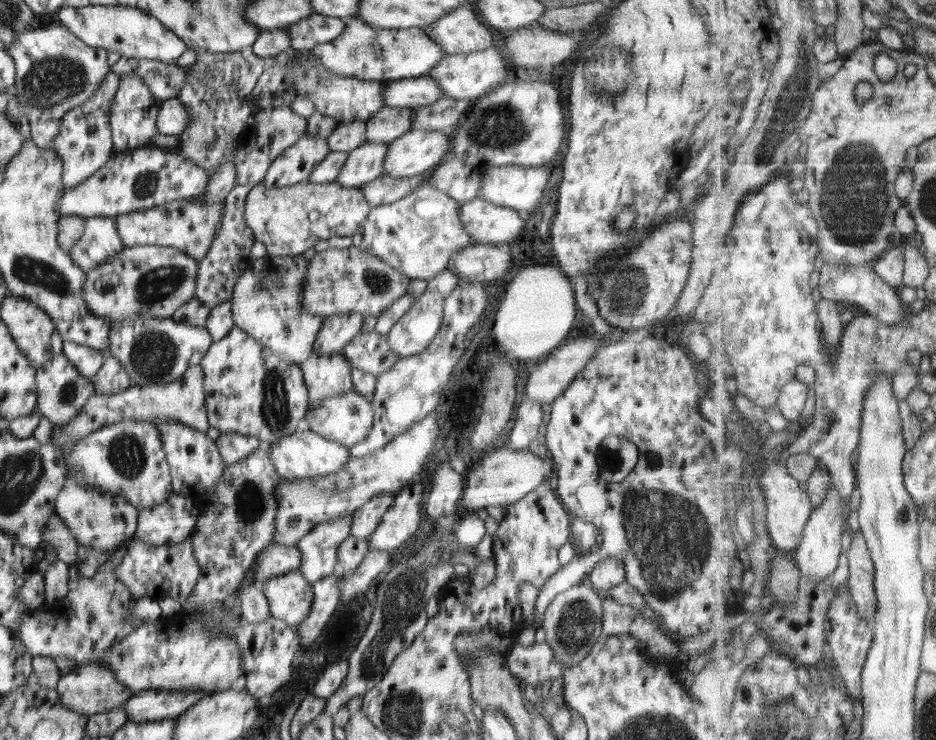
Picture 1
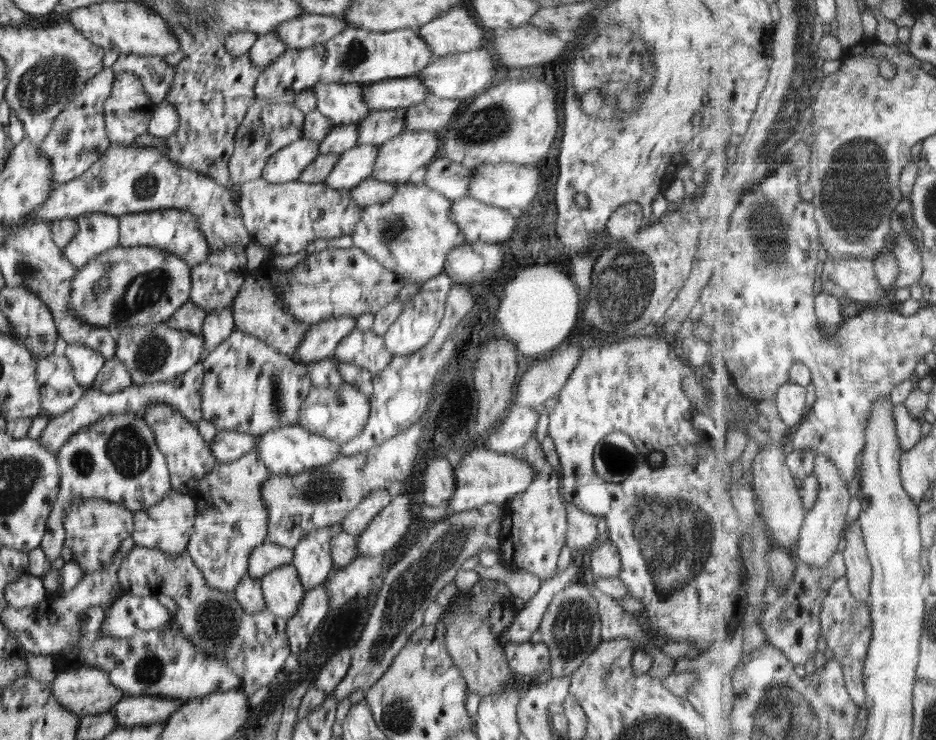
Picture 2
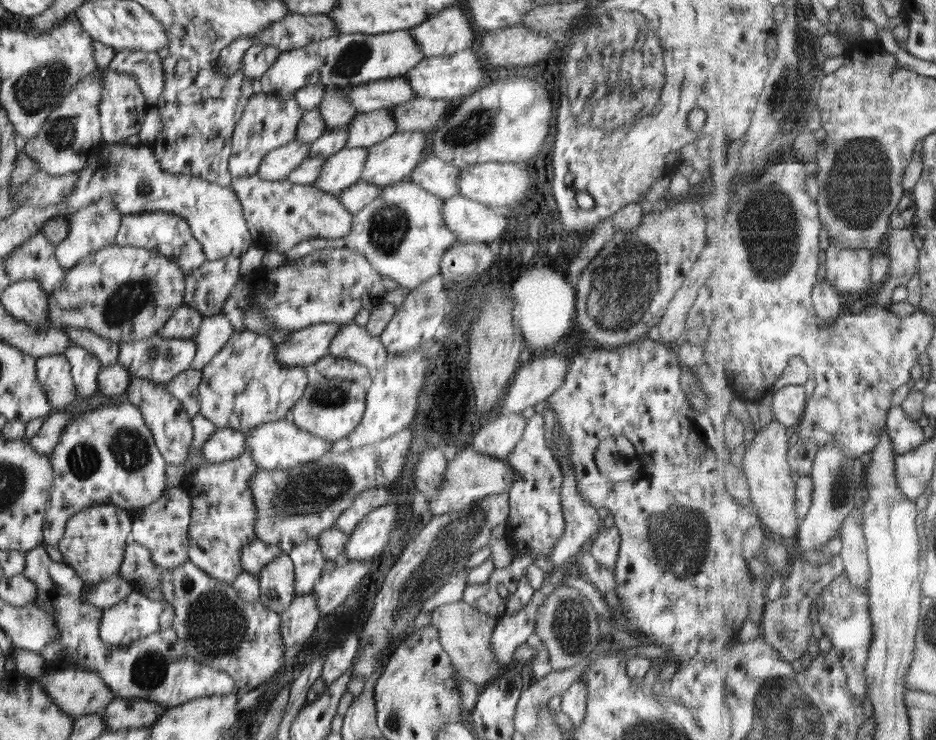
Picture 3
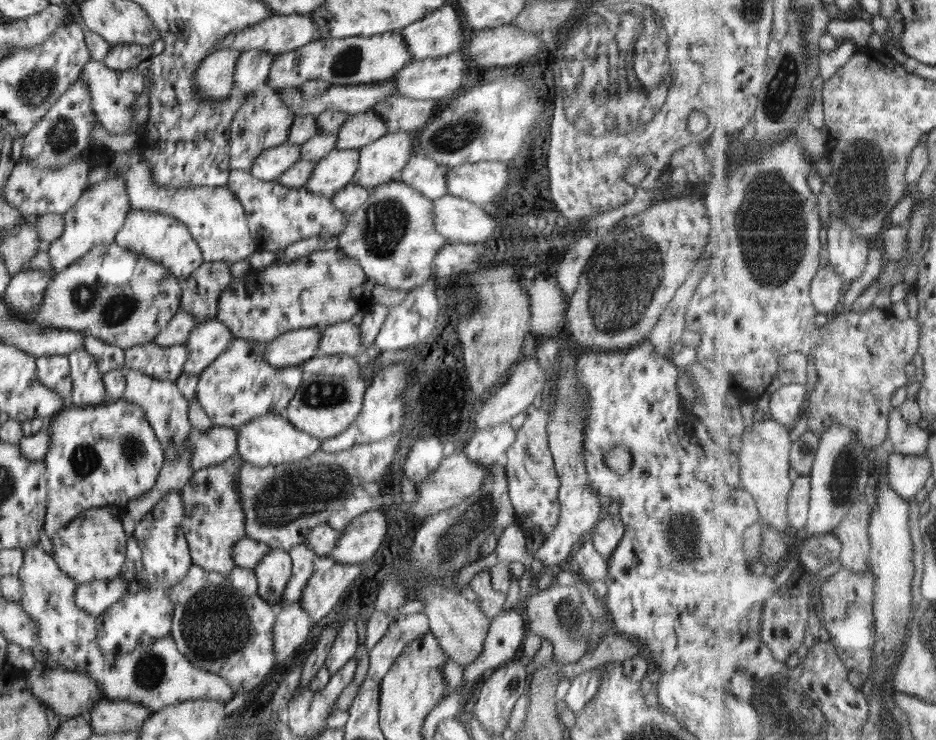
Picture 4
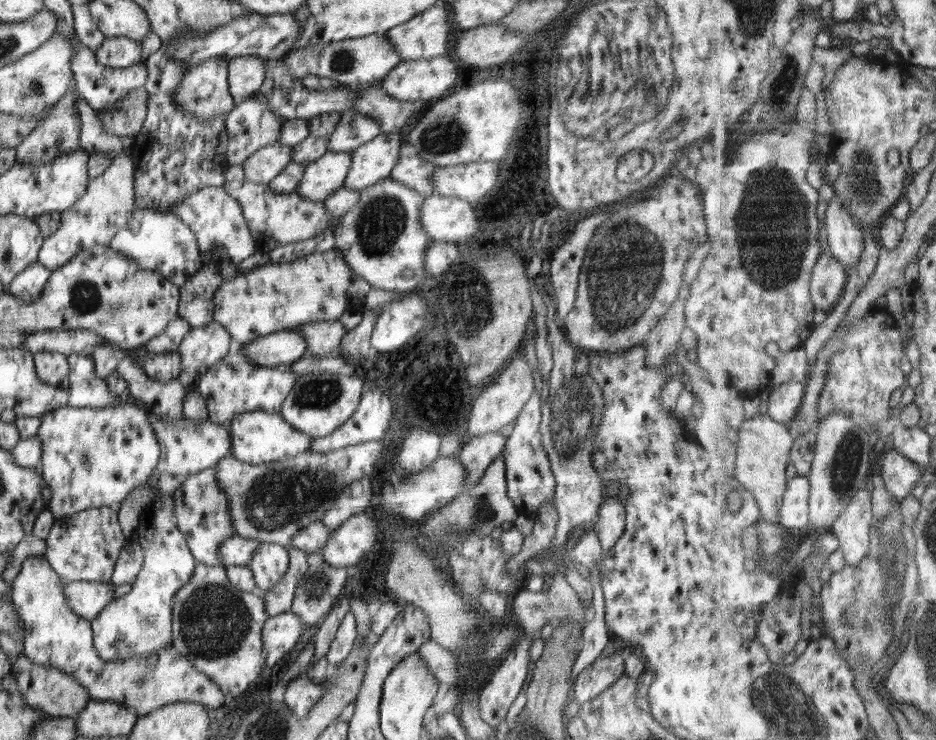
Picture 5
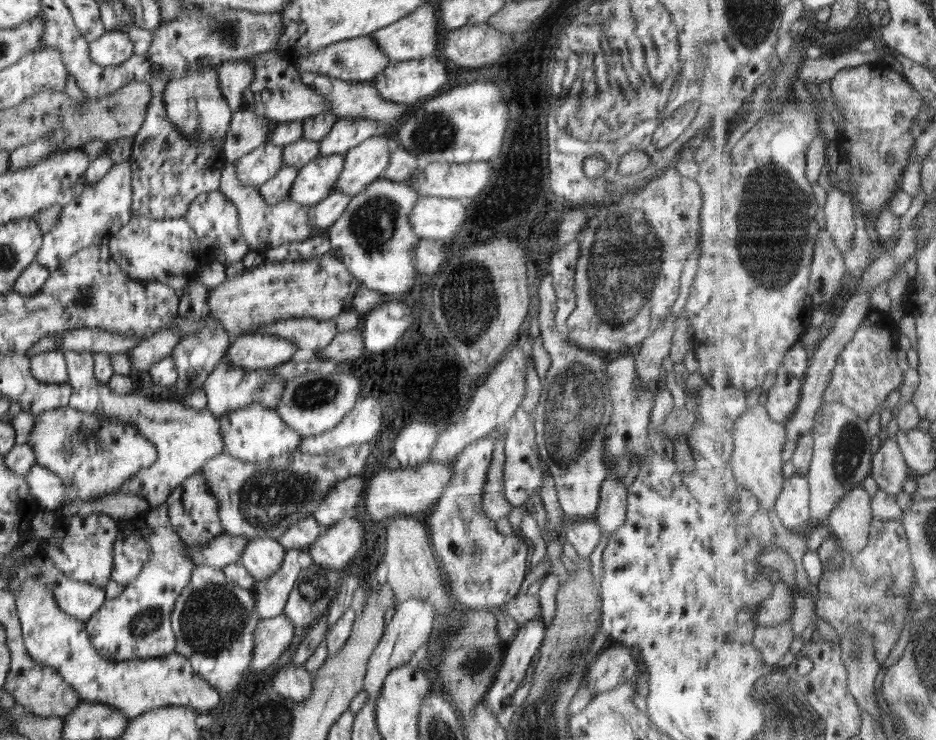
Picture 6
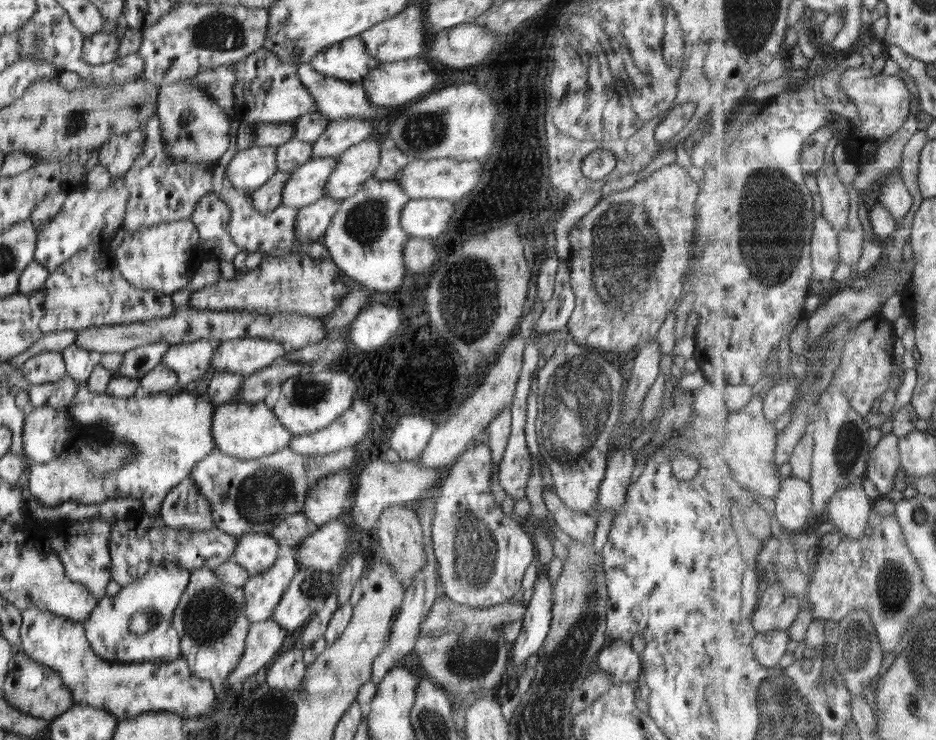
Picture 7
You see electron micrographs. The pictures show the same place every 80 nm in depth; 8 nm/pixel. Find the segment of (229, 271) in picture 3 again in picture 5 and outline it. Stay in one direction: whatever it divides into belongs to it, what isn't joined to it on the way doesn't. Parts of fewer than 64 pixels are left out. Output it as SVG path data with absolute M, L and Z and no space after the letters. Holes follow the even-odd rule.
M216 263L202 266L184 286L179 288L178 312L191 328L206 325L213 321L215 292L222 285L222 278L216 270Z

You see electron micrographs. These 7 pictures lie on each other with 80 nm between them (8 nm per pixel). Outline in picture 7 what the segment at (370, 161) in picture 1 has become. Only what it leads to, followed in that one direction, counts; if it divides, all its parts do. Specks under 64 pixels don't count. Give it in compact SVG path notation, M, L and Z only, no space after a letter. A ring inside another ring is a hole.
M311 158L291 172L291 177L283 188L281 204L304 208L320 200L325 195L328 178L334 172L337 158Z

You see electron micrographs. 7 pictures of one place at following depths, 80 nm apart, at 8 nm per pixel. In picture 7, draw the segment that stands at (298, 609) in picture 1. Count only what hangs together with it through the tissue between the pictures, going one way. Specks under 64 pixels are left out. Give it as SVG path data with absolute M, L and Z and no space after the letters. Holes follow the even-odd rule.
M240 535L231 560L243 566L250 576L254 576L272 568L278 558L278 545L271 535Z

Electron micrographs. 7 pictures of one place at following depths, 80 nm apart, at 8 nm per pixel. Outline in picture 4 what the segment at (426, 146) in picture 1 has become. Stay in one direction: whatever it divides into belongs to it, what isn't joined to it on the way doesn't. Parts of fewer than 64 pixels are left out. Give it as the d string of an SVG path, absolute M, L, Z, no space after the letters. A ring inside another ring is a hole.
M407 131L386 133L382 138L359 149L360 162L351 182L374 188L398 180L412 154L418 152L416 136Z

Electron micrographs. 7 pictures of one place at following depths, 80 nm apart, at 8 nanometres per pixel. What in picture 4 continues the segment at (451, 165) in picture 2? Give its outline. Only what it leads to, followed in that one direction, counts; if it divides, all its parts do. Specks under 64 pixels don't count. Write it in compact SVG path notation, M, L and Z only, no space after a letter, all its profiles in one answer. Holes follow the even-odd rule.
M419 152L412 154L398 180L413 186L428 198L436 199L448 194L449 167L441 165Z

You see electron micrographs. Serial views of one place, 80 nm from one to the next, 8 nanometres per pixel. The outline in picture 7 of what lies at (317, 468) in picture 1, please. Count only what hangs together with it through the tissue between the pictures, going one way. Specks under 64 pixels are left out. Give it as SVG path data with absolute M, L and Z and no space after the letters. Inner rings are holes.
M264 401L226 403L214 408L211 429L215 448L228 456L244 460L262 458L288 448L292 440L292 432L280 424L274 411L266 407Z

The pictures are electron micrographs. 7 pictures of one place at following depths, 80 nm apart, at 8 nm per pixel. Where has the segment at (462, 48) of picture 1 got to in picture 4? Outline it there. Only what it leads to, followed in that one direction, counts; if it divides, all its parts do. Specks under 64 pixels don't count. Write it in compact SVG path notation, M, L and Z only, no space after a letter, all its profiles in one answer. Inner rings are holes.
M446 4L400 30L413 60L444 57L462 50L466 34L456 10L456 6Z

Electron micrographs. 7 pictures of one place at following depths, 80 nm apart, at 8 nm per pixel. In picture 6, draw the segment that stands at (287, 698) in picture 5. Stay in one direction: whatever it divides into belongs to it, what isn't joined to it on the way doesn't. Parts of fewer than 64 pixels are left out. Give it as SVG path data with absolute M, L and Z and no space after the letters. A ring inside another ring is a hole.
M293 657L274 675L272 687L279 695L294 702L303 702L313 689L313 677L302 665L296 665Z

